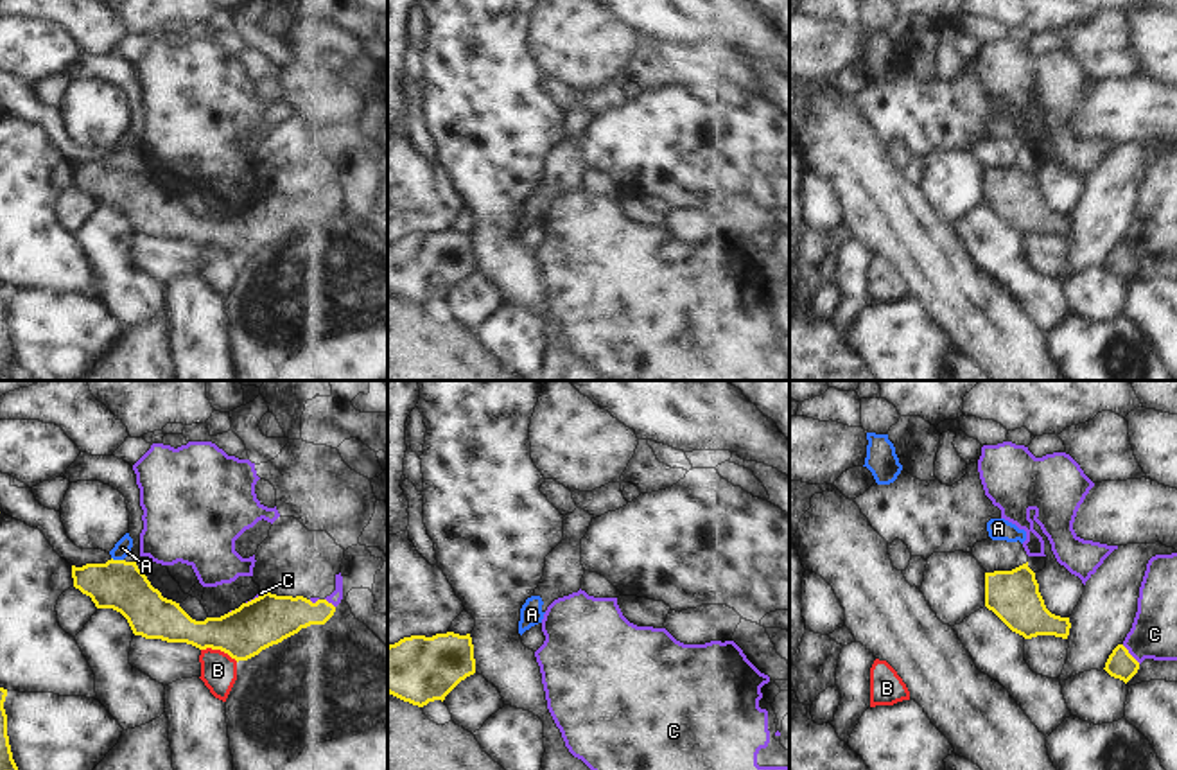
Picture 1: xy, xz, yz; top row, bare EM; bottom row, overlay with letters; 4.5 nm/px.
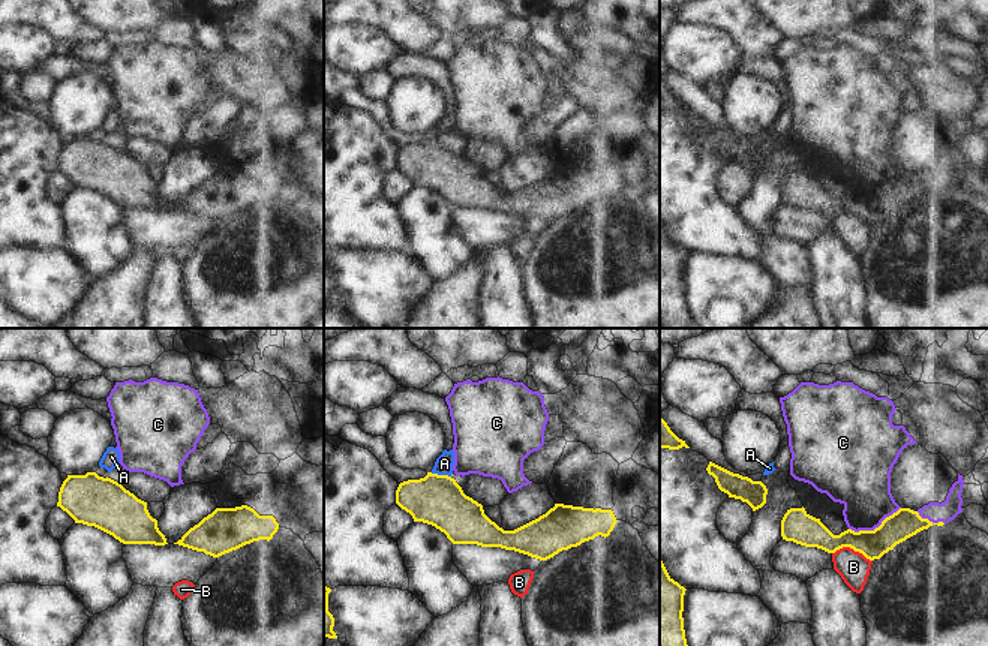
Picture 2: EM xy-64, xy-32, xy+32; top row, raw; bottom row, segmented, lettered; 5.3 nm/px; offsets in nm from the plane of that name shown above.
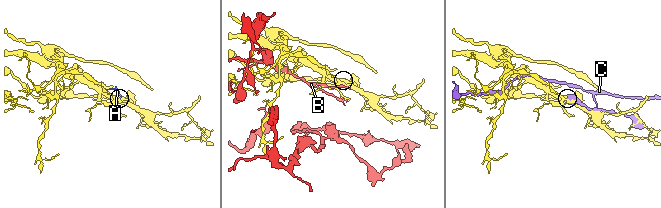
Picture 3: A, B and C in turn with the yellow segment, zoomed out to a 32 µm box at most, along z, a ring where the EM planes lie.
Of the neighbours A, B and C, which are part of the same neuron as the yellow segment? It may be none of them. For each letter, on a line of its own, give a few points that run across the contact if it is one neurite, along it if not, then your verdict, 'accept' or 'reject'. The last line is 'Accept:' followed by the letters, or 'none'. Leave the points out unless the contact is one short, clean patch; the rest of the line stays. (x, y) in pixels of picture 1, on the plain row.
A: xy (121, 183), (117, 180), (117, 158), (122, 146) | accept
B: reject
C: reject
Accept: A

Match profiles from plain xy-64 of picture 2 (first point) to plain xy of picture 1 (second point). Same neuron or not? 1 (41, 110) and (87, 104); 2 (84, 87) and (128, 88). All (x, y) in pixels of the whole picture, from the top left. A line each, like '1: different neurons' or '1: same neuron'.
1: different neurons
2: different neurons

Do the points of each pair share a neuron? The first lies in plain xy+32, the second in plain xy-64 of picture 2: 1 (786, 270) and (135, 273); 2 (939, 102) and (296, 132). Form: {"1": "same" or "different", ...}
{"1": "different", "2": "different"}

